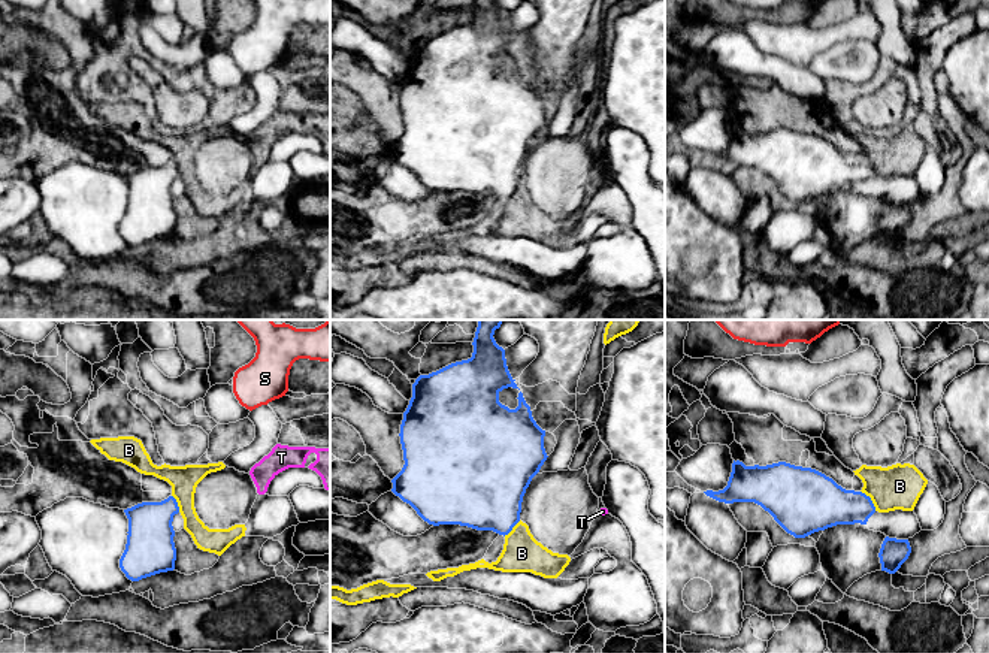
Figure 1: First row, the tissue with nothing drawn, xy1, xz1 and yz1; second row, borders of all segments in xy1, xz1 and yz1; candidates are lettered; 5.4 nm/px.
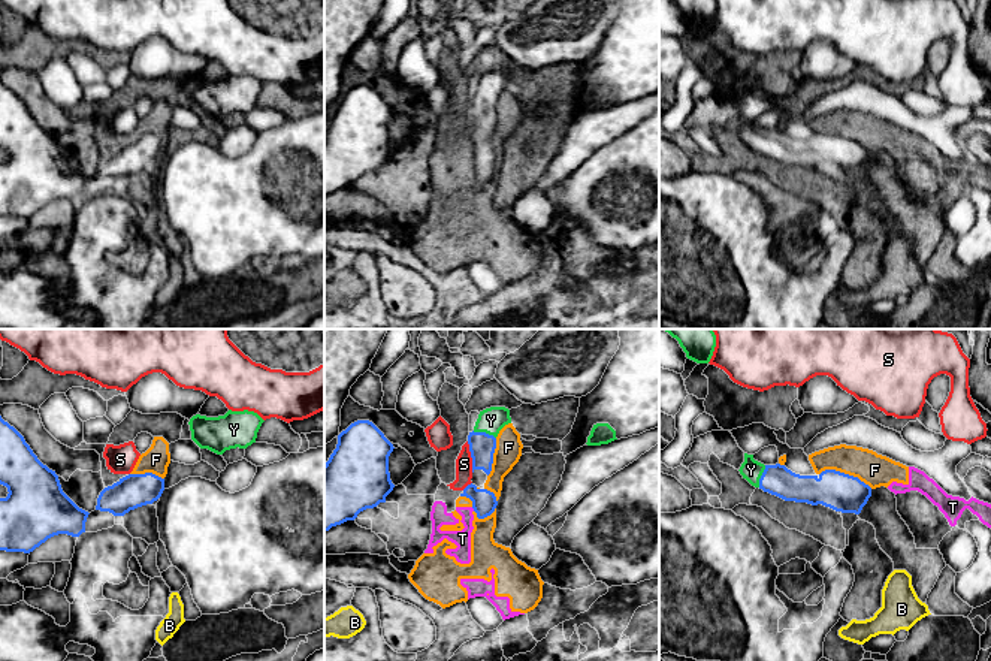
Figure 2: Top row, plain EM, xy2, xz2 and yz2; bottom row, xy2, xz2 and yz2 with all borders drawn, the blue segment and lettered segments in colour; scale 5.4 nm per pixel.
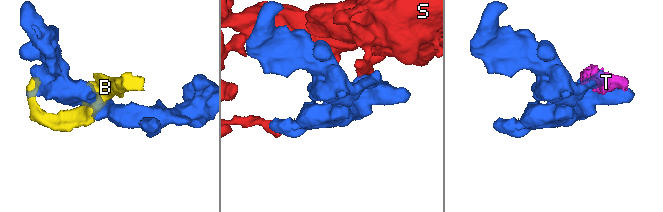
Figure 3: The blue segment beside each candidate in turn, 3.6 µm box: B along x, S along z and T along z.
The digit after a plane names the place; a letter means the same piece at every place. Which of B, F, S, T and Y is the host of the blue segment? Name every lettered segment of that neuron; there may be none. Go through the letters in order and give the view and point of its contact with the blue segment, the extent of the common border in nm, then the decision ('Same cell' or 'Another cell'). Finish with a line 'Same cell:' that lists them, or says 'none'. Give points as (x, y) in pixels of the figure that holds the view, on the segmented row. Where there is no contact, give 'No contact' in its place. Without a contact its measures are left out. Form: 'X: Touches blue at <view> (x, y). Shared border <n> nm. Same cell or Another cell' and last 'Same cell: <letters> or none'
B: Touches blue at yz1 (870, 499). Shared border 140 nm. Another cell
F: Touches blue at yz2 (846, 474). Shared border 300 nm. Another cell
S: Touches blue at xz2 (471, 456). Shared border 170 nm. Another cell
T: Touches blue at xz2 (473, 507). Shared border 30 nm. Another cell
Y: Touches blue at xz2 (485, 432). Shared border 130 nm. Same cell
Same cell: Y

